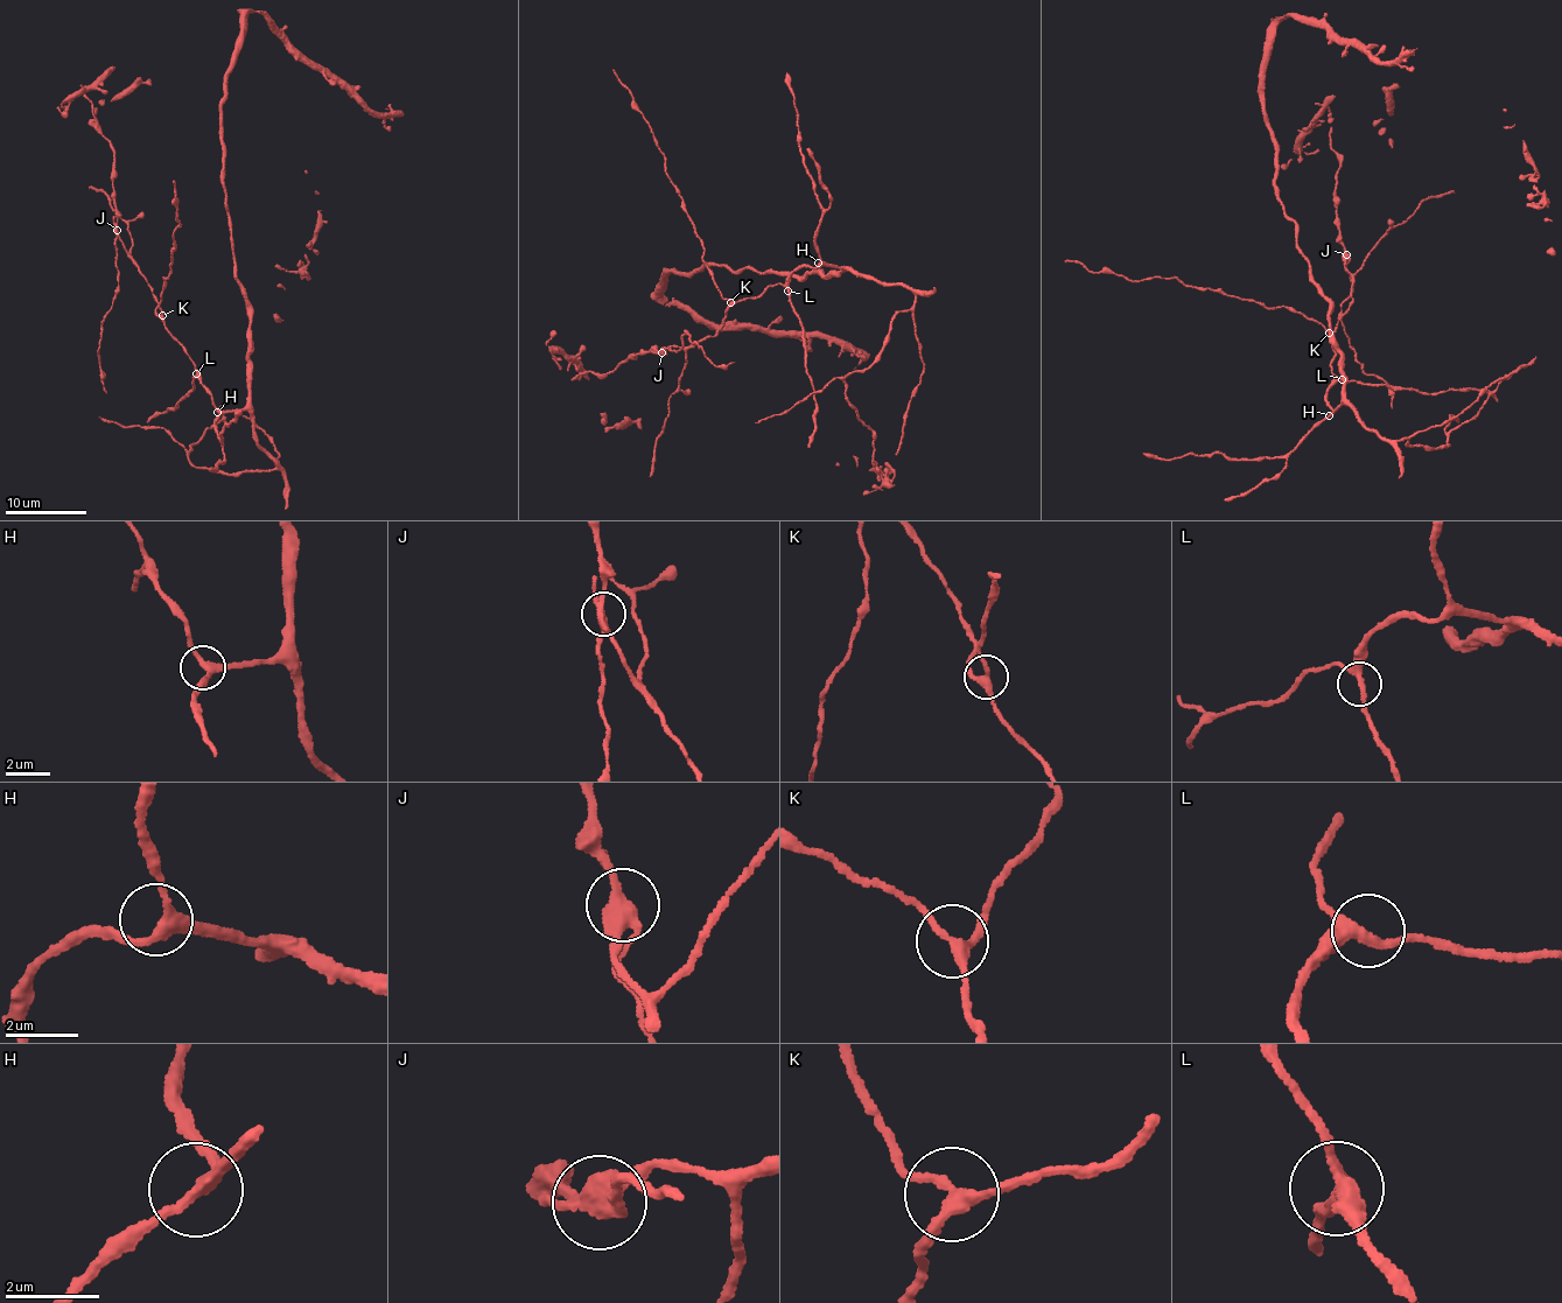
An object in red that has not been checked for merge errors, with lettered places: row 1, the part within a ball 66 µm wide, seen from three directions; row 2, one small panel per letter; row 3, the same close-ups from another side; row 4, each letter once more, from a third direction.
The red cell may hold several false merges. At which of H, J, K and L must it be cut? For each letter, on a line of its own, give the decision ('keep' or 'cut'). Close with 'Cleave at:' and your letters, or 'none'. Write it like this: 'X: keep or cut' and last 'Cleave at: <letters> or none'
H: keep
J: cut
K: keep
L: keep
Cleave at: J

